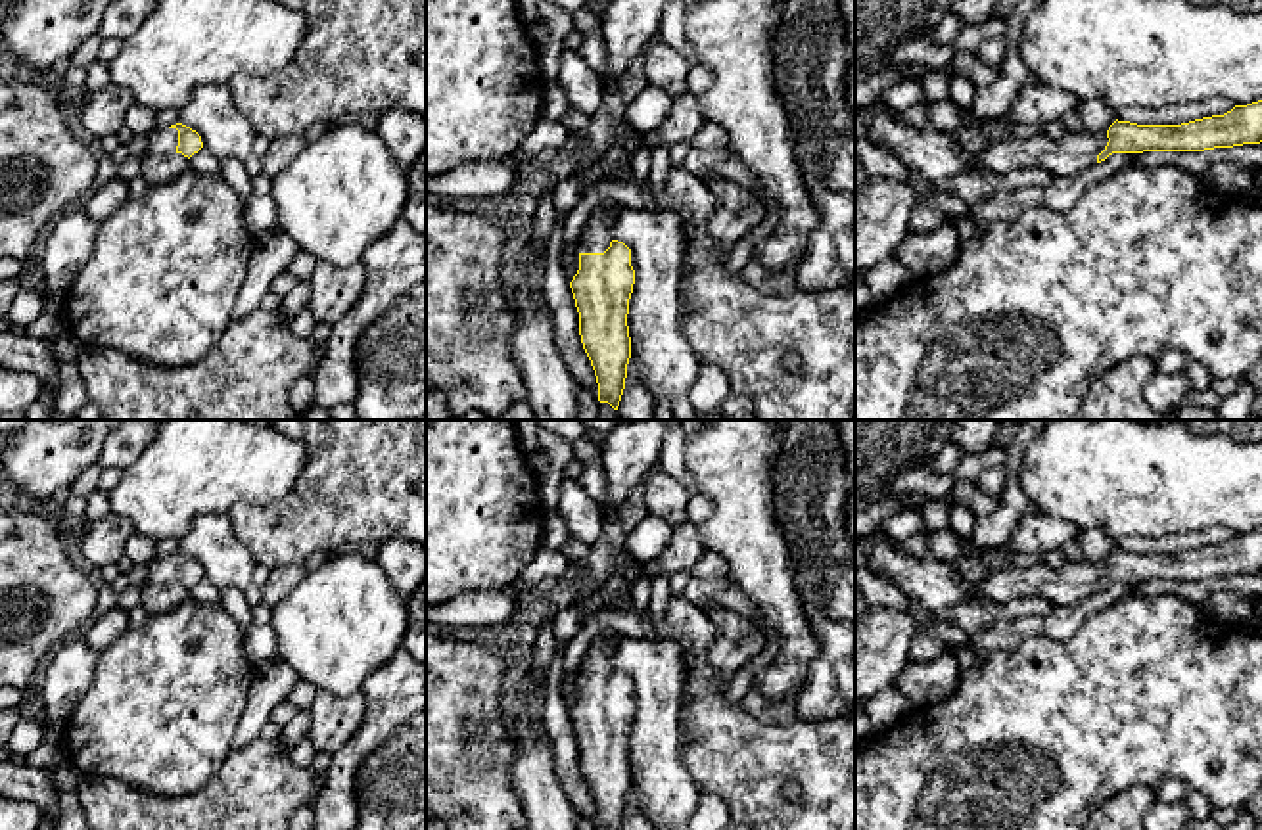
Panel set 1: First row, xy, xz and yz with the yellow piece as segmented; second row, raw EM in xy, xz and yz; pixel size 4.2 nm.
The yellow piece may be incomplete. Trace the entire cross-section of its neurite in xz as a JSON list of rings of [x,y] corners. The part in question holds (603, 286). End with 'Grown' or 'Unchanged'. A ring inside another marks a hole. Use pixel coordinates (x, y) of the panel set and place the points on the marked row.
[[[602,201],[589,217],[579,240],[579,270],[570,282],[579,312],[579,335],[598,383],[598,401],[618,410],[631,358],[627,326],[635,284],[631,249],[612,238],[621,211]]]. Grown

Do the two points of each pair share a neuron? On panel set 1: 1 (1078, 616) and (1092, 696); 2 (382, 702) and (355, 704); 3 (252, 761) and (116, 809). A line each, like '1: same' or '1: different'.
1: different
2: different
3: same

